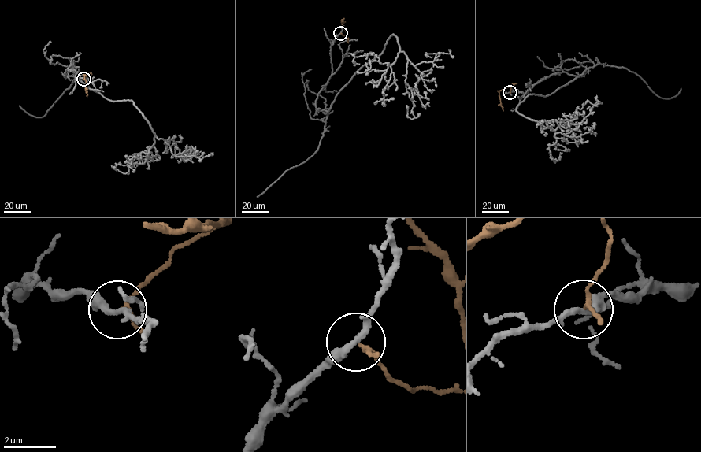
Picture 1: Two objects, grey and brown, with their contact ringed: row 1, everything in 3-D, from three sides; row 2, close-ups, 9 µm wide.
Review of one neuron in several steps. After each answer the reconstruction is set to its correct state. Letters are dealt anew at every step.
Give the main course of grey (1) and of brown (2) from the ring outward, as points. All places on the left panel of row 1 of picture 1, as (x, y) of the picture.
1: (83, 79), (64, 75), (131, 100), (166, 153), (167, 140), (176, 142), (168, 141)
2: (83, 79), (88, 74), (83, 74), (87, 96)

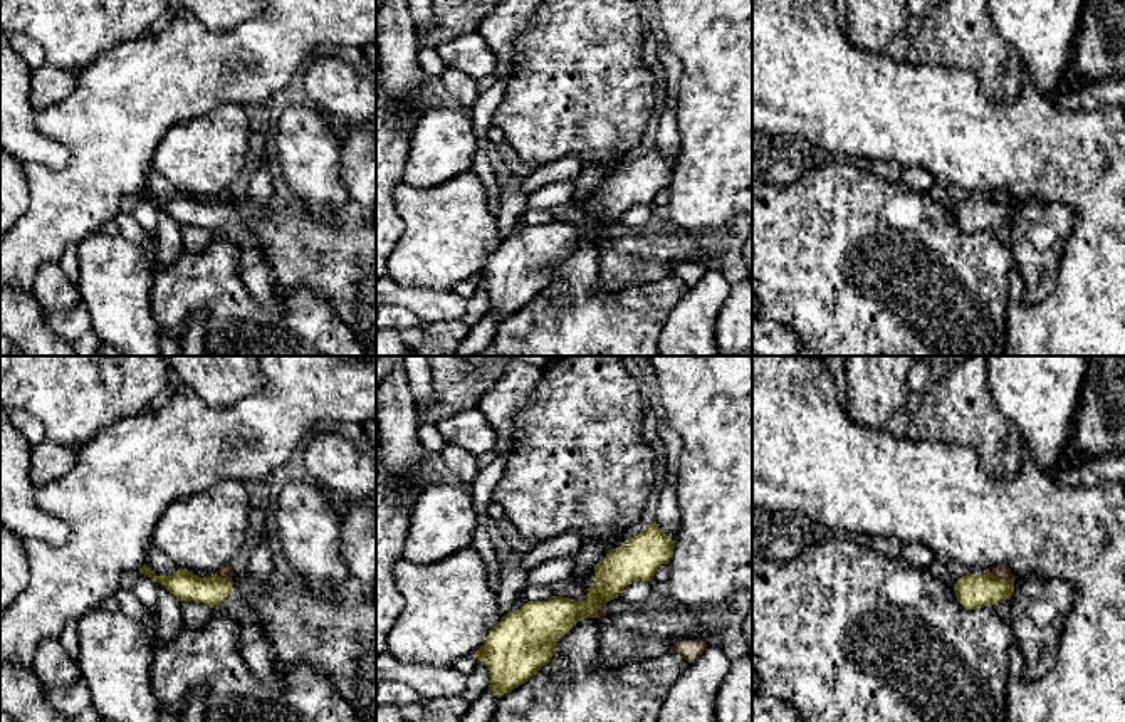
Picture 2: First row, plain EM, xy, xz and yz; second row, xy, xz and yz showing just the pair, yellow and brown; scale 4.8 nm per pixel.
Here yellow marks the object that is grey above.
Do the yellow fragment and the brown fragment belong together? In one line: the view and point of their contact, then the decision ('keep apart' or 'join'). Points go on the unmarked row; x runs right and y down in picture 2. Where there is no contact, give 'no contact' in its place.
meets yellow in yz at (1001, 204); keep apart

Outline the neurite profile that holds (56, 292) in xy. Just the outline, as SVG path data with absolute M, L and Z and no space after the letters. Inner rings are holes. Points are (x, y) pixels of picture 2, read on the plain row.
M59 260L44 264L34 280L34 296L47 312L60 312L81 302L77 282L67 279Z

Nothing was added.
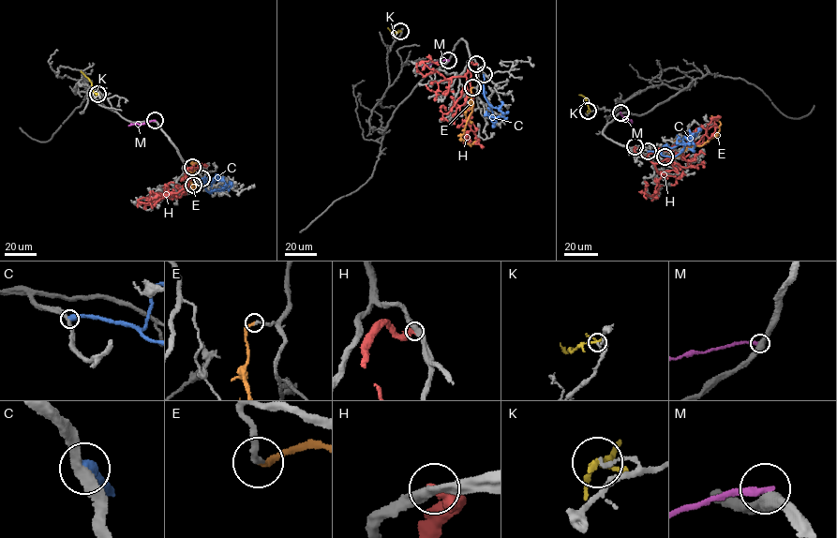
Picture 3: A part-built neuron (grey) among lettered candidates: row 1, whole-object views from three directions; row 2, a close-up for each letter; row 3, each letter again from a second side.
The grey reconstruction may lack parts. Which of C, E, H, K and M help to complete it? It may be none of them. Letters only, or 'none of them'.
E

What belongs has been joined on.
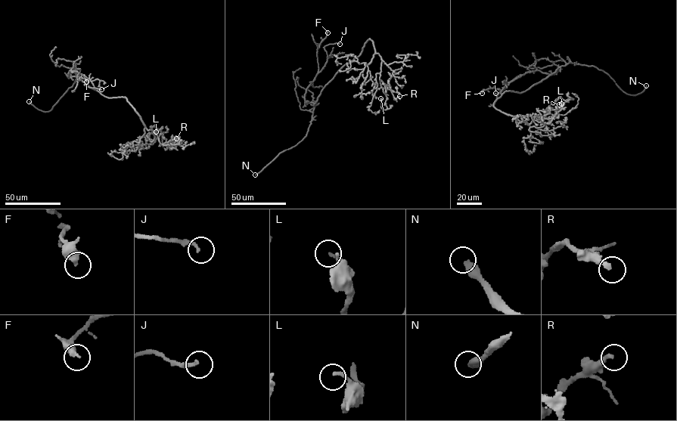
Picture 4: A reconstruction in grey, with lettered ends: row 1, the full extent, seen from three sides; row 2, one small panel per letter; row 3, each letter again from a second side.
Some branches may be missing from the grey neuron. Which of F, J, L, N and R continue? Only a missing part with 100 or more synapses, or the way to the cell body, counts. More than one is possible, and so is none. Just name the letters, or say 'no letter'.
N

